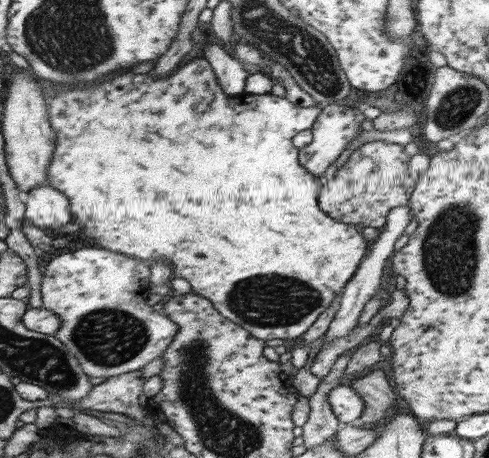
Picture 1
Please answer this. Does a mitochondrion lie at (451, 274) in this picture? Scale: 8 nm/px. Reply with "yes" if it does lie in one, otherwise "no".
yes

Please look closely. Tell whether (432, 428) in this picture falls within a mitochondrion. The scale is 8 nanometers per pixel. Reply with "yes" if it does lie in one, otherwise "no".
no

